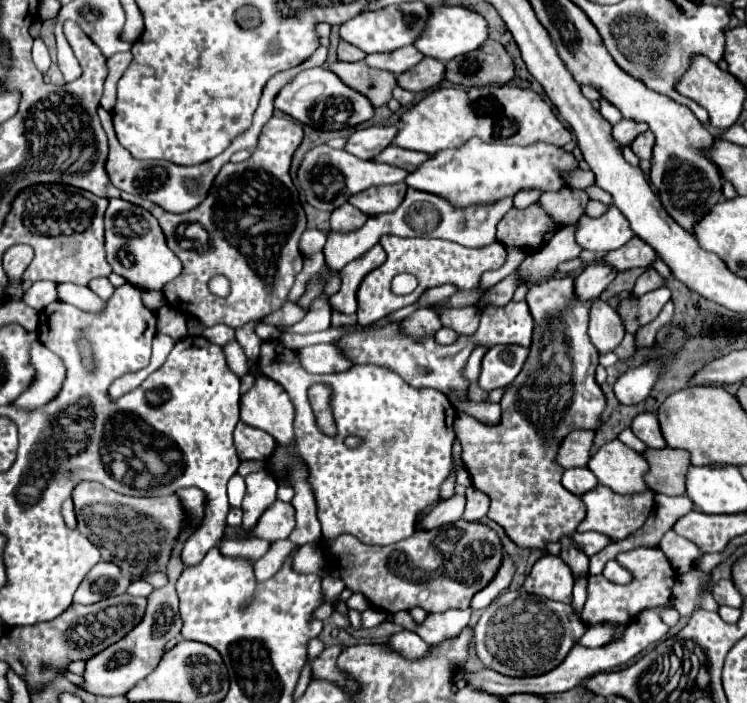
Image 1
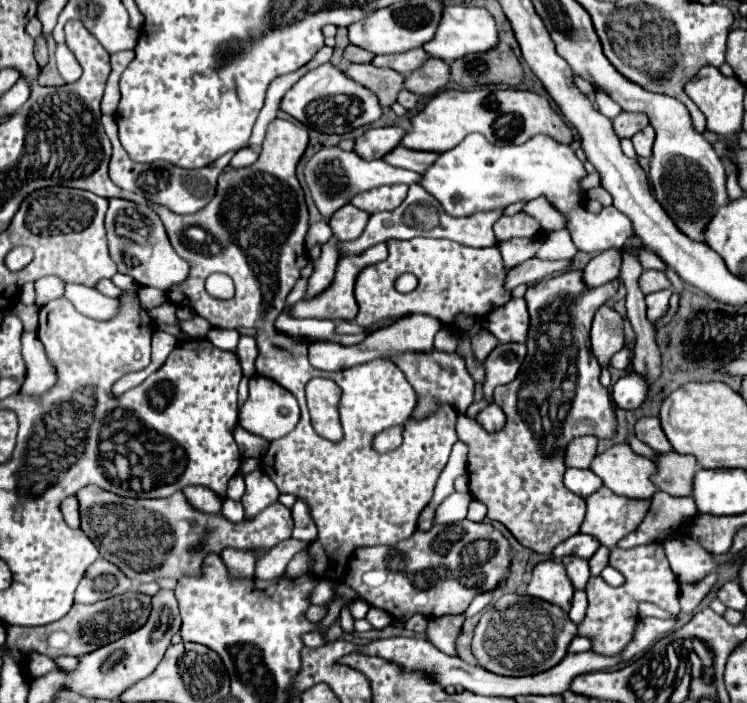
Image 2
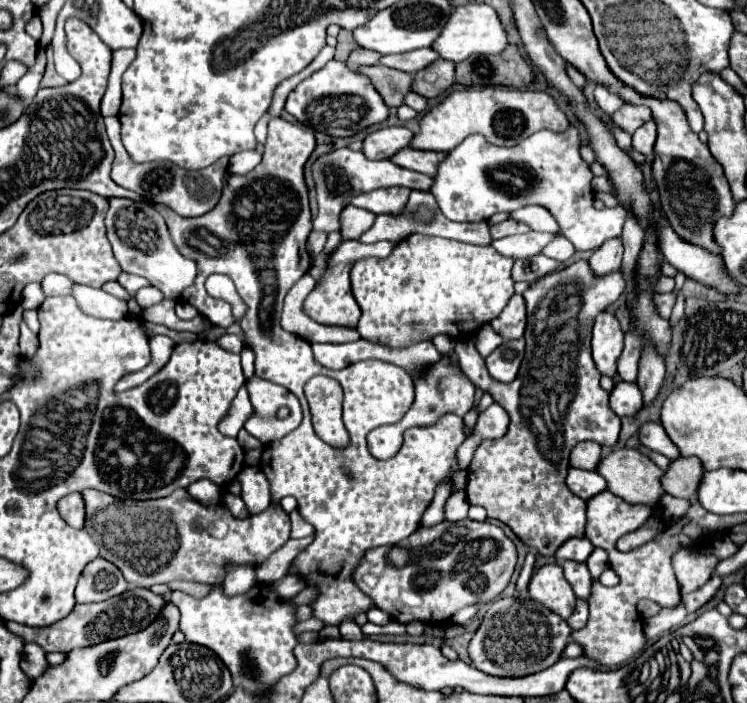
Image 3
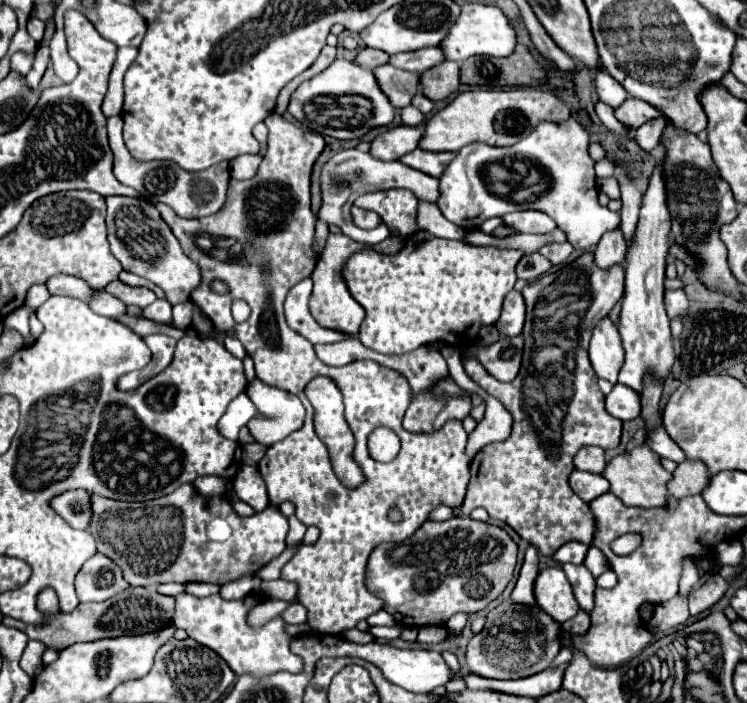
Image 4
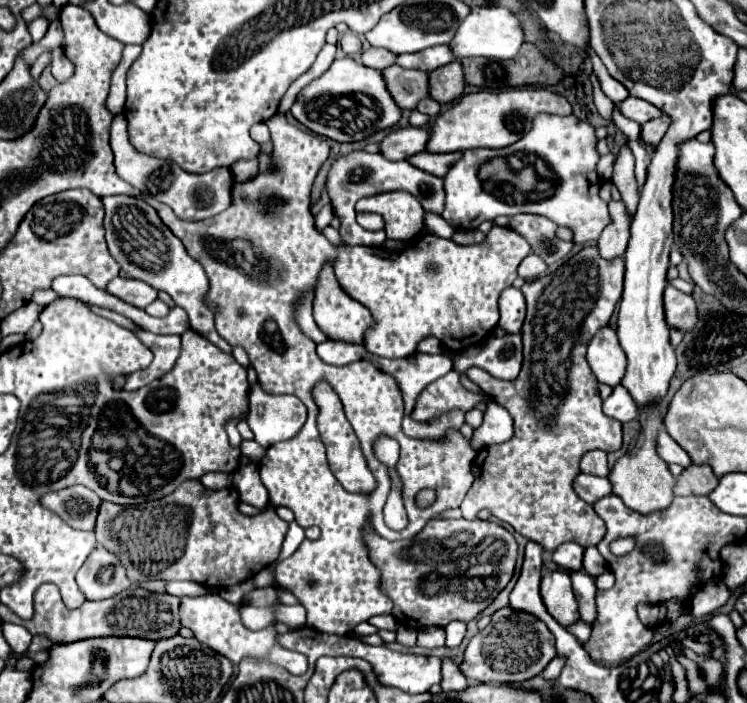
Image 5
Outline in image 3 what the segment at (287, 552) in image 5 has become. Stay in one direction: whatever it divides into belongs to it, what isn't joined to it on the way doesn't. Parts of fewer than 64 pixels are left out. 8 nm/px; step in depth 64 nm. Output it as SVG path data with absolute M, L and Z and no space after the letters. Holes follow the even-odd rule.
M298 510L291 512L289 517L291 522L290 538L300 539L304 538L304 536L314 534L314 528L312 528L312 526L298 514Z

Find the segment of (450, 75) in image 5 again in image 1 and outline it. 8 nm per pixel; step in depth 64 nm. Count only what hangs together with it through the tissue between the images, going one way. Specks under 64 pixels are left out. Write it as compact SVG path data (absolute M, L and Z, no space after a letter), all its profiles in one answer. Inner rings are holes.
M424 58L412 70L398 76L398 86L410 92L424 92L438 86L444 80L444 64L436 58Z

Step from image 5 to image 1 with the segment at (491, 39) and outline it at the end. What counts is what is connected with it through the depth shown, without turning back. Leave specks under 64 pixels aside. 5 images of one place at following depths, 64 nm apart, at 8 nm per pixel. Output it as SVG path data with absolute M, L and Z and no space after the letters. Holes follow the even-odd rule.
M432 6L432 14L430 14L430 22L428 28L424 30L424 34L416 40L416 48L420 52L424 52L424 56L432 56L436 60L452 60L456 56L468 54L476 48L480 48L480 44L484 44L488 40L490 32L488 32L488 22L482 14L462 8L462 6Z

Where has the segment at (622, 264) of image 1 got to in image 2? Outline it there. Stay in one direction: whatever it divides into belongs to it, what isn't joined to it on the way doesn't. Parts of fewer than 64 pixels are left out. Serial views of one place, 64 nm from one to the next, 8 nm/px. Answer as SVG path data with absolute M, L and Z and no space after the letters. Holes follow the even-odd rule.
M642 248L642 250L638 252L638 258L640 258L640 262L642 262L644 268L654 268L654 270L660 270L660 272L664 272L664 270L668 268L654 252L650 252L650 250L646 250L646 248Z

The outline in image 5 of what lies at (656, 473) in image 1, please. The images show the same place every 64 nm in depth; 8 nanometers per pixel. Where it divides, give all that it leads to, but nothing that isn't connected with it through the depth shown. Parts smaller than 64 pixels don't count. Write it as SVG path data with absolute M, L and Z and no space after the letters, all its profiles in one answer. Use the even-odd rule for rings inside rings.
M692 464L690 468L686 468L680 474L674 494L676 496L692 496L692 494L708 496L708 492L712 492L712 488L716 488L716 484L718 484L718 478L714 476L712 468Z

